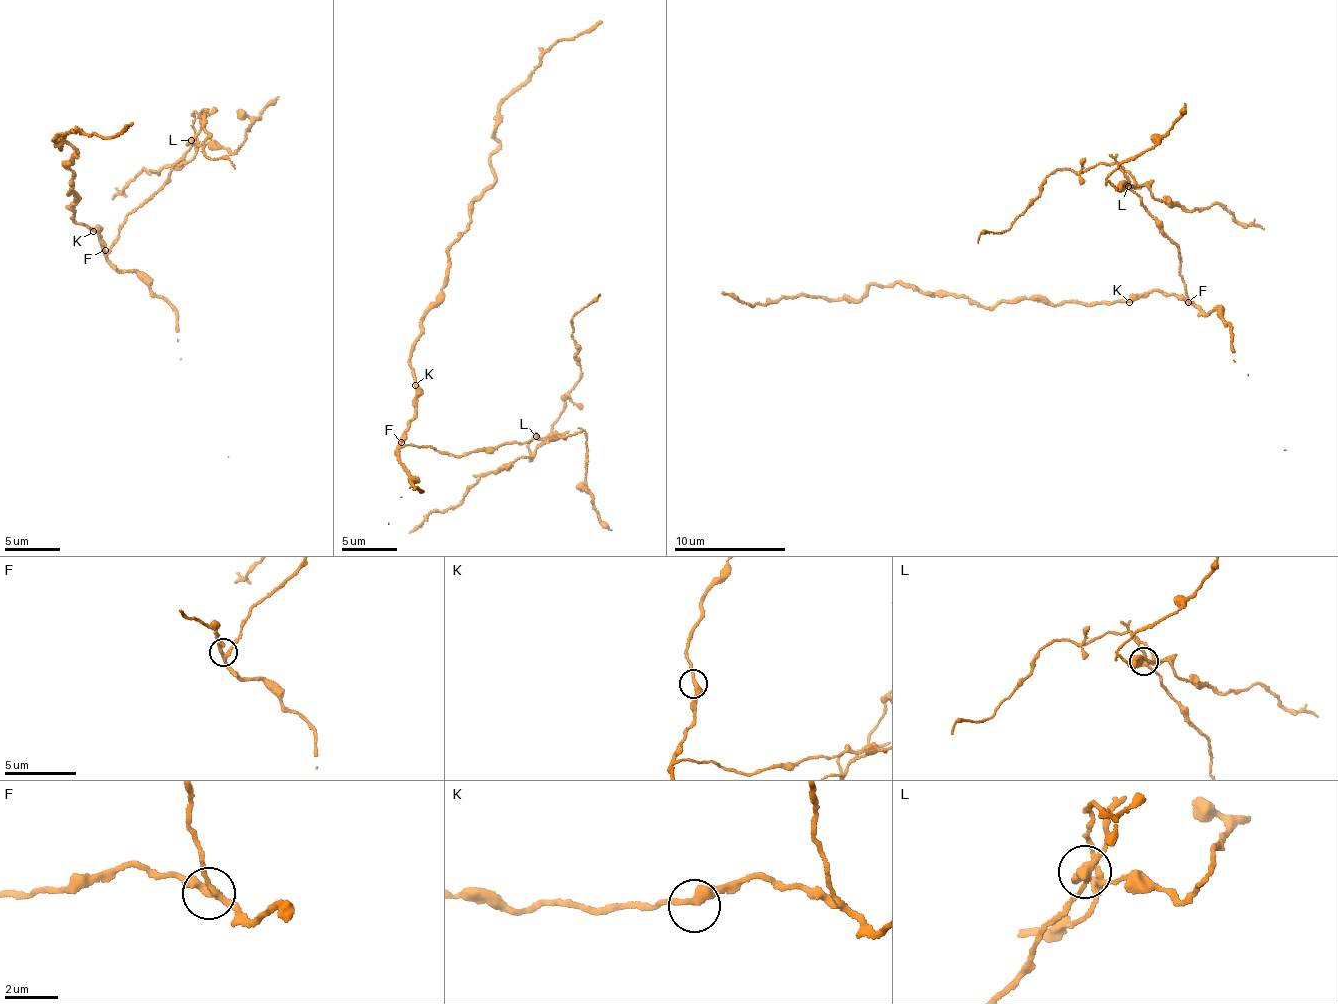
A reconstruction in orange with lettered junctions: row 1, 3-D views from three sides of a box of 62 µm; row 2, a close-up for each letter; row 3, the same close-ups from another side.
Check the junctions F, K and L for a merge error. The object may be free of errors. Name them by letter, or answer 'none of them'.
L

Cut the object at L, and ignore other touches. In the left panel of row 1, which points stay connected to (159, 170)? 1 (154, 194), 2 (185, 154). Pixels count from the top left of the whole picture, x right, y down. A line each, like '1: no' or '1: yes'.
1: no
2: no

